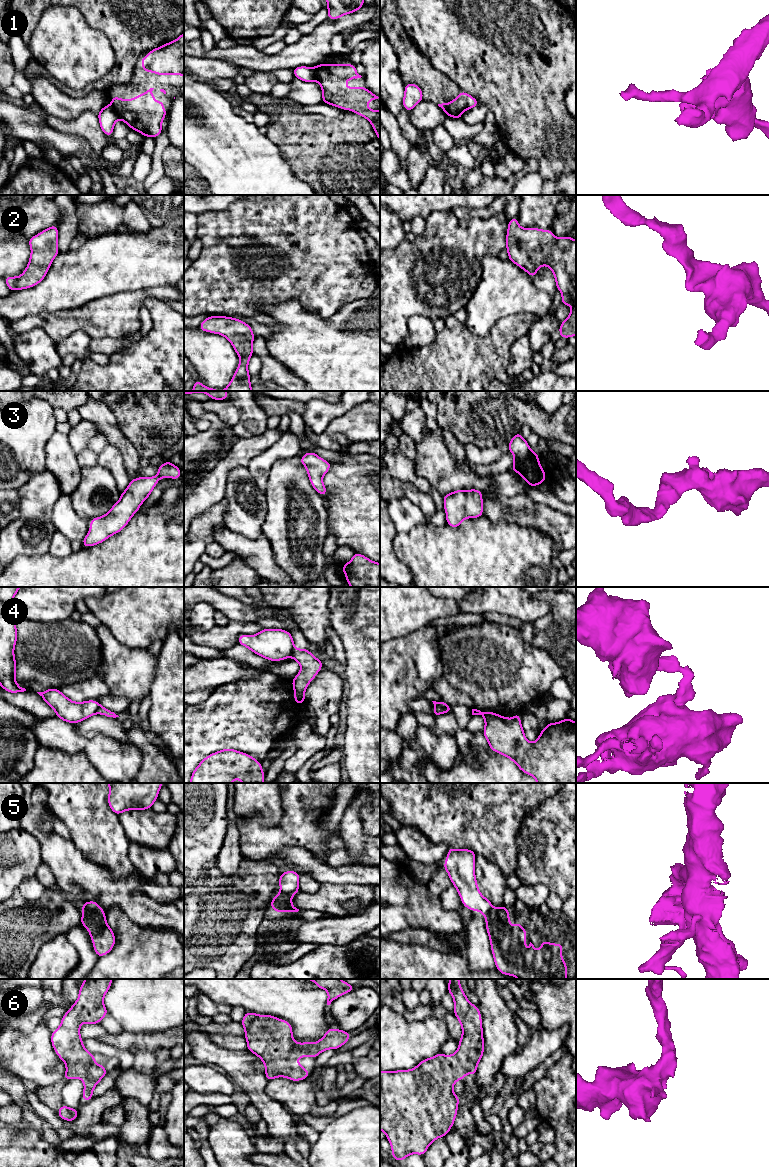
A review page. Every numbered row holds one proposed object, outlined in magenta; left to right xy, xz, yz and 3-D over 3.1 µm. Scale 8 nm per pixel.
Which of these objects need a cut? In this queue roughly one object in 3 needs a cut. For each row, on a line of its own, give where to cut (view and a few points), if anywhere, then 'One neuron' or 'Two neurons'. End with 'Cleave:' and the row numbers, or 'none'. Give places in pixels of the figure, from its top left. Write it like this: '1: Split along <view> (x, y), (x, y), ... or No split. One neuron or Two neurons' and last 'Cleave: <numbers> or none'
1: Split along xy (110, 105), (119, 118). Two neurons
2: No split. One neuron
3: No split. One neuron
4: Split along xz (294, 648), (291, 656). Two neurons
5: Split along xz (298, 889), (288, 893), (279, 893). Two neurons
6: No split. One neuron
Cleave: 1, 4, 5

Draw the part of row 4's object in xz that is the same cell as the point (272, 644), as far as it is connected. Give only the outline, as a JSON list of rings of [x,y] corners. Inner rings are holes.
[[[265,629],[249,636],[241,634],[238,643],[255,654],[271,661],[281,661],[293,656],[294,641],[290,632],[283,629]]]

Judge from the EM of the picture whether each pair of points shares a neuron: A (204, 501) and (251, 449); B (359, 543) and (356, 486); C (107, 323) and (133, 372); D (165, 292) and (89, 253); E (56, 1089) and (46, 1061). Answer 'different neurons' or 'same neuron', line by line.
A: same neuron
B: same neuron
C: different neurons
D: different neurons
E: different neurons

